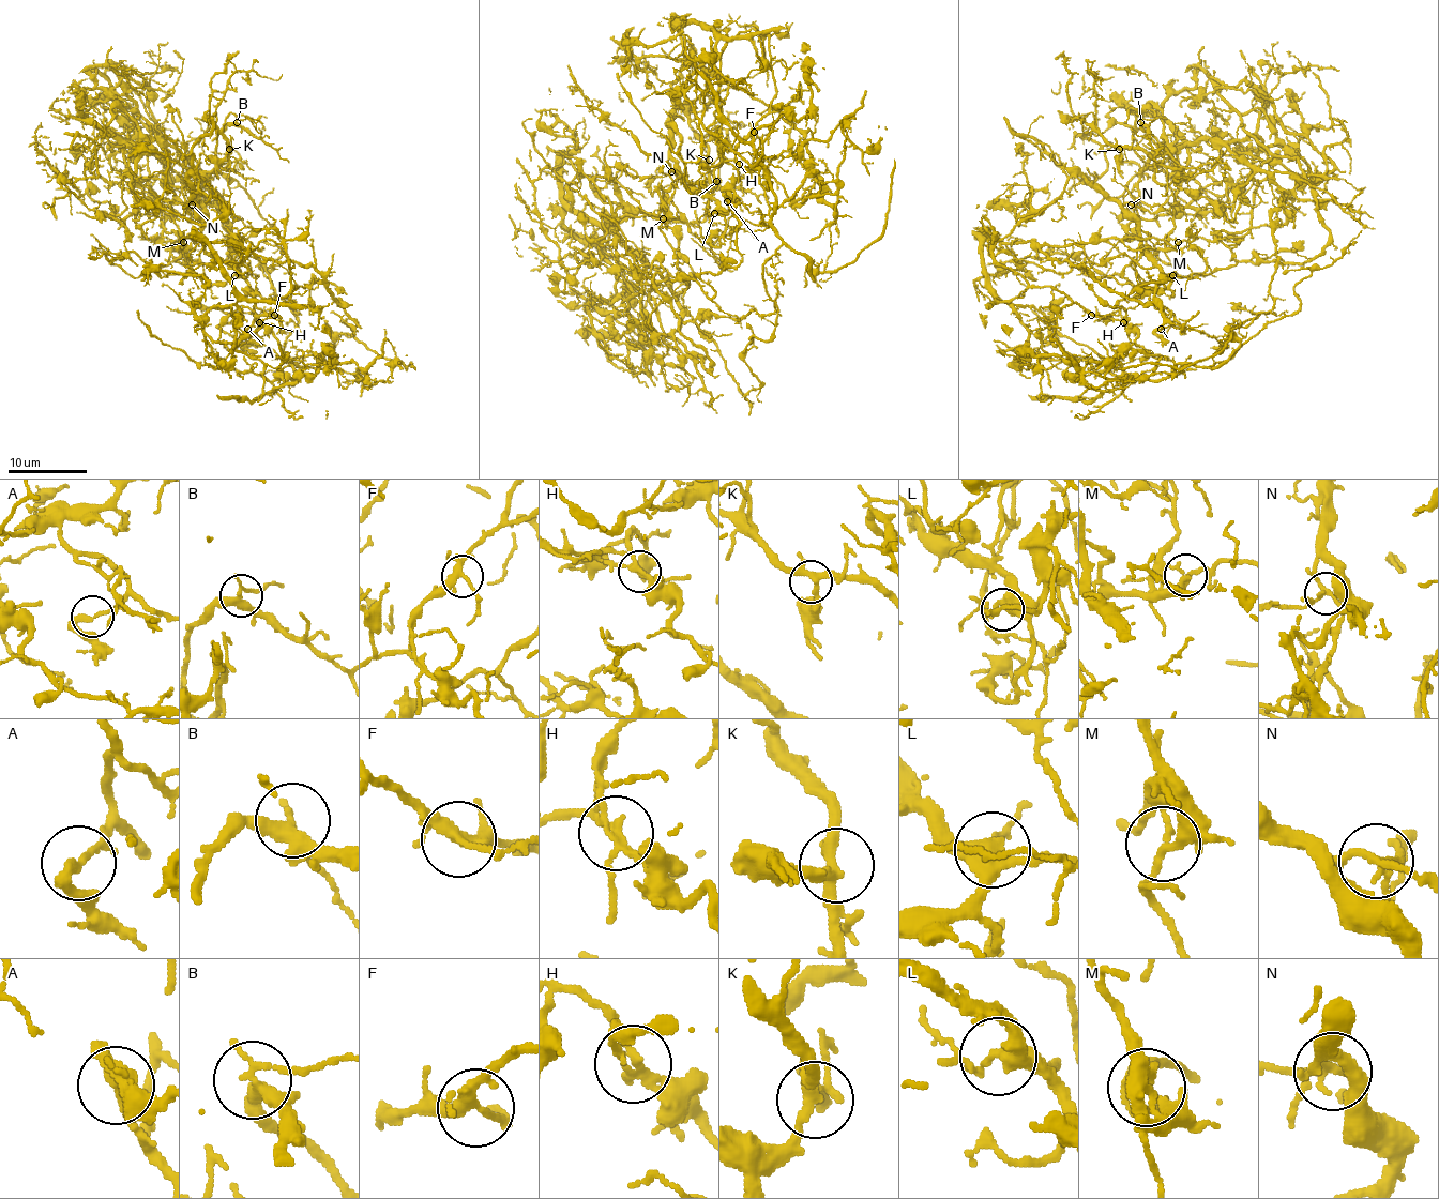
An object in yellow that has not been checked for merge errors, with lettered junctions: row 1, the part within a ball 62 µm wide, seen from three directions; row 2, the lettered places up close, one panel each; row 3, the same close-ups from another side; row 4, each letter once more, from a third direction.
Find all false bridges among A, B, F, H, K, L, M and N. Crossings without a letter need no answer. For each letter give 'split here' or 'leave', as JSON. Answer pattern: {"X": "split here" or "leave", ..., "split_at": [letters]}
{"A": "leave", "B": "leave", "F": "leave", "H": "split here", "K": "leave", "L": "leave", "M": "split here", "N": "leave", "split_at": ["H", "M"]}

